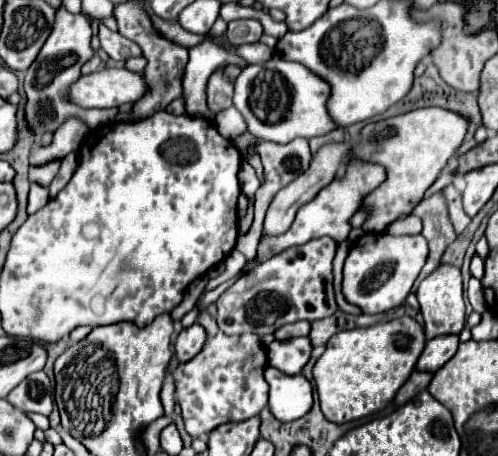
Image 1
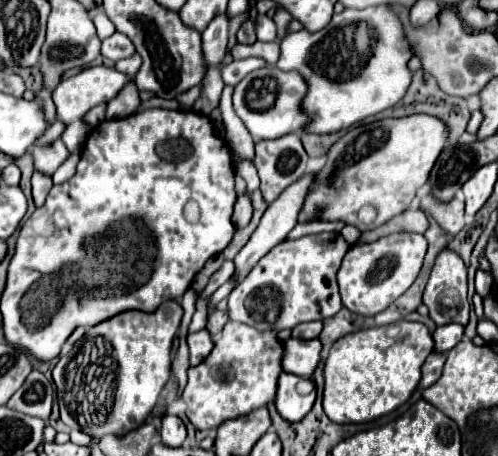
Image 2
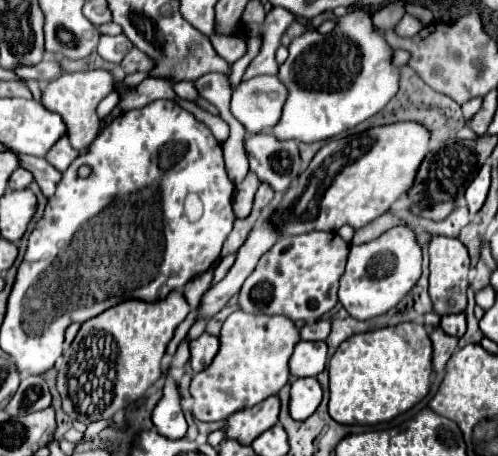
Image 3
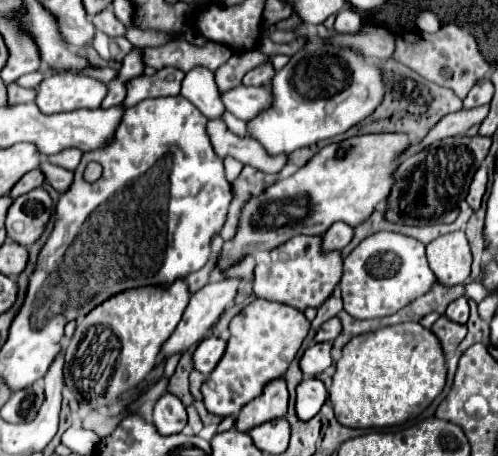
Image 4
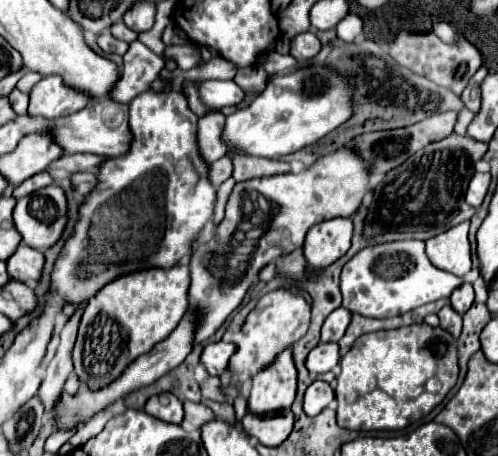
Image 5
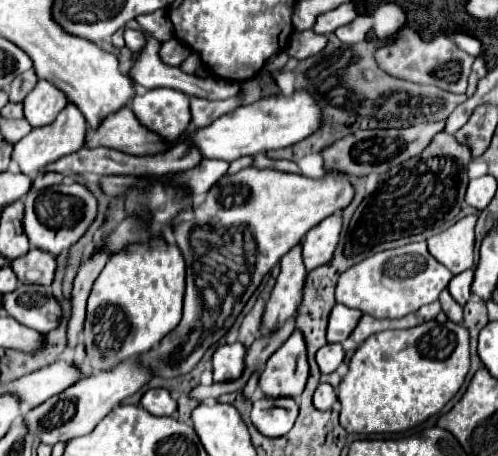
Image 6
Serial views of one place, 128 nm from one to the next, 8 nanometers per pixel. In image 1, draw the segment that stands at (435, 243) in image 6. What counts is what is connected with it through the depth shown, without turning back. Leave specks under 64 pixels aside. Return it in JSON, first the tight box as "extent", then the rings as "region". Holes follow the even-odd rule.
{"extent":[386,214,466,340],"region":[[[410,214],[406,216],[404,220],[396,220],[394,224],[390,224],[386,228],[388,234],[418,234],[422,230],[422,224],[420,224],[420,218]],[[438,266],[432,274],[428,274],[420,282],[420,286],[416,290],[416,298],[420,302],[420,310],[422,310],[422,316],[424,316],[426,340],[432,340],[432,338],[444,336],[444,334],[460,334],[460,330],[464,328],[464,322],[466,322],[460,268],[456,268],[456,266]]]}

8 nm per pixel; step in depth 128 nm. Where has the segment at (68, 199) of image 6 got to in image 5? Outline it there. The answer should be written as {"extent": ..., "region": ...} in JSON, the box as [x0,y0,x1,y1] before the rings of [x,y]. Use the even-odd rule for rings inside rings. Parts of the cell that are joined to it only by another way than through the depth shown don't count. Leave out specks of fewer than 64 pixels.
{"extent":[14,184,66,252],"region":[[[50,184],[18,200],[14,208],[14,224],[22,242],[44,252],[58,242],[66,224],[66,196]]]}

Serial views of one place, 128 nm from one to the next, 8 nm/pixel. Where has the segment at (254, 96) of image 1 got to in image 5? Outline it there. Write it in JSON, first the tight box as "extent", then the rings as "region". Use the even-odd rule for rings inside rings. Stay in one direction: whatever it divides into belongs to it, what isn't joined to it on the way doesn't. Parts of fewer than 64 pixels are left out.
{"extent":[200,80,244,106],"region":[[[206,80],[200,84],[200,96],[208,106],[238,106],[244,102],[242,88],[232,80]]]}

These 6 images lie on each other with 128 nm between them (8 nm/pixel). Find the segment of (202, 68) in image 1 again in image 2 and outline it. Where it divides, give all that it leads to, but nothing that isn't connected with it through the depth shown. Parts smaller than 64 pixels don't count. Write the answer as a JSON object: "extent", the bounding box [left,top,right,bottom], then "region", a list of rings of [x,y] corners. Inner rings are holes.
{"extent":[202,14,228,68],"region":[[[224,14],[216,16],[216,20],[212,20],[208,28],[202,32],[202,52],[206,68],[218,64],[224,58],[226,44],[228,44],[228,18]]]}

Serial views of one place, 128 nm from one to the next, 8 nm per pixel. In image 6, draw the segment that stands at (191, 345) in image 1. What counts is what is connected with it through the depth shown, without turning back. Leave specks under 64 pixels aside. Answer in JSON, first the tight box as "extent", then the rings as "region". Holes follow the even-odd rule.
{"extent":[212,342,246,382],"region":[[[240,342],[218,346],[212,354],[214,382],[236,380],[244,370],[244,356],[246,356],[246,348]]]}

